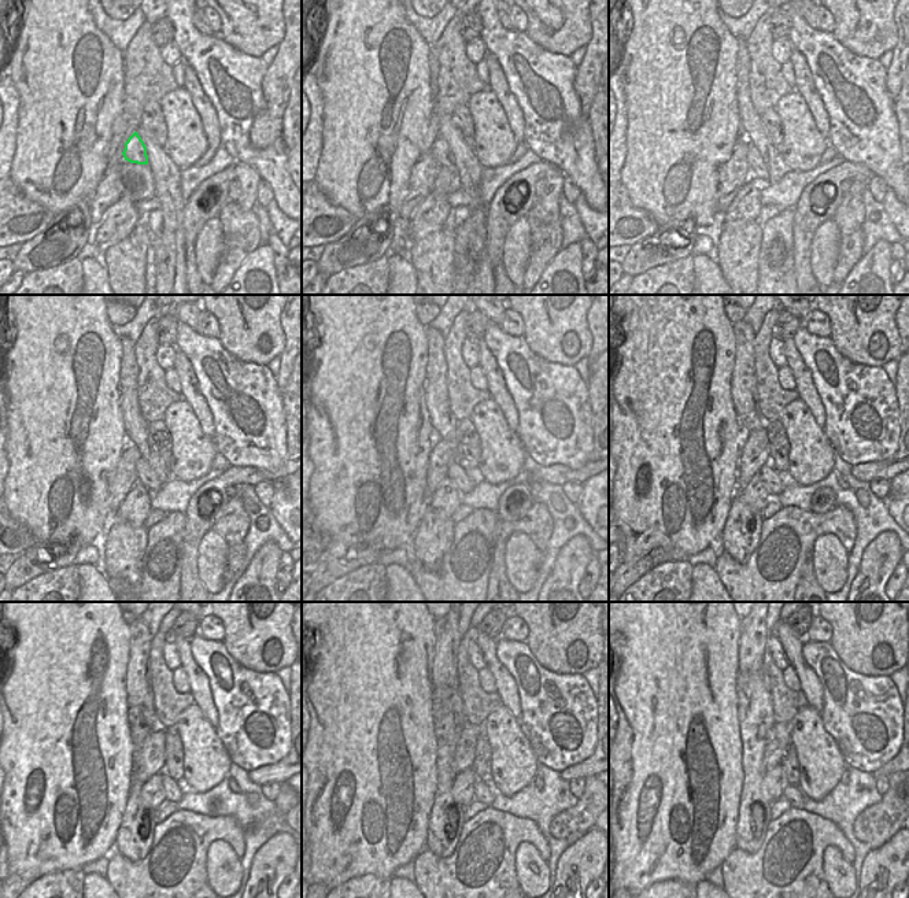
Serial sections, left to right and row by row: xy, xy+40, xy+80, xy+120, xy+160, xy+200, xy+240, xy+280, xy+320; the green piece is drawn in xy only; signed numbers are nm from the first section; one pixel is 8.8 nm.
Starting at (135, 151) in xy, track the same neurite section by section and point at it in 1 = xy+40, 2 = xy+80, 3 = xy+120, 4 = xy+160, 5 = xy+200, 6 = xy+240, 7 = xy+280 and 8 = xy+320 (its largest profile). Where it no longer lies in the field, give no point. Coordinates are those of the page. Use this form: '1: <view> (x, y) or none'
1: xy+40 (442, 152)
2: xy+80 (758, 169)
3: xy+120 (146, 475)
4: xy+160 (457, 473)
5: xy+200 (769, 476)
6: xy+240 (174, 790)
7: xy+280 (484, 793)
8: xy+320 (793, 794)

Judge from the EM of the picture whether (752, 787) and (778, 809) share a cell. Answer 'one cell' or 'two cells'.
two cells

